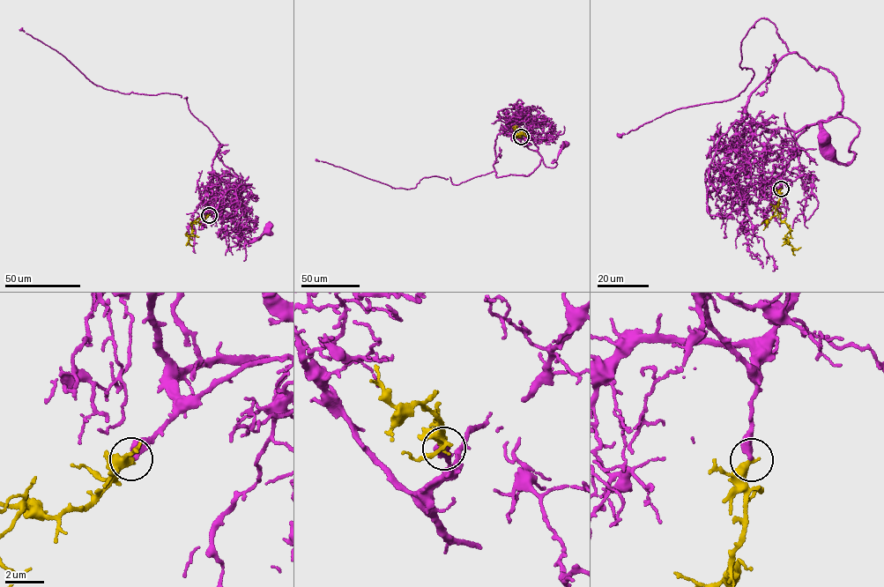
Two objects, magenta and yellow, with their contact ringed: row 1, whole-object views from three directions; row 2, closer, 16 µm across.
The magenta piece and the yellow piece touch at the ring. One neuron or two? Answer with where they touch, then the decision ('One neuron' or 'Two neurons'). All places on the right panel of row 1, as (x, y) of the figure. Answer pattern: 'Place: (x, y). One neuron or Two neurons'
Place: (781, 189). One neuron

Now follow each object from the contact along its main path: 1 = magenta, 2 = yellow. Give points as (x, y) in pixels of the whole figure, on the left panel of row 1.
1: (209, 215), (214, 207), (233, 203), (243, 205), (251, 232), (241, 234), (244, 240), (267, 233)
2: (209, 215), (191, 223), (191, 234), (188, 236), (198, 236)

